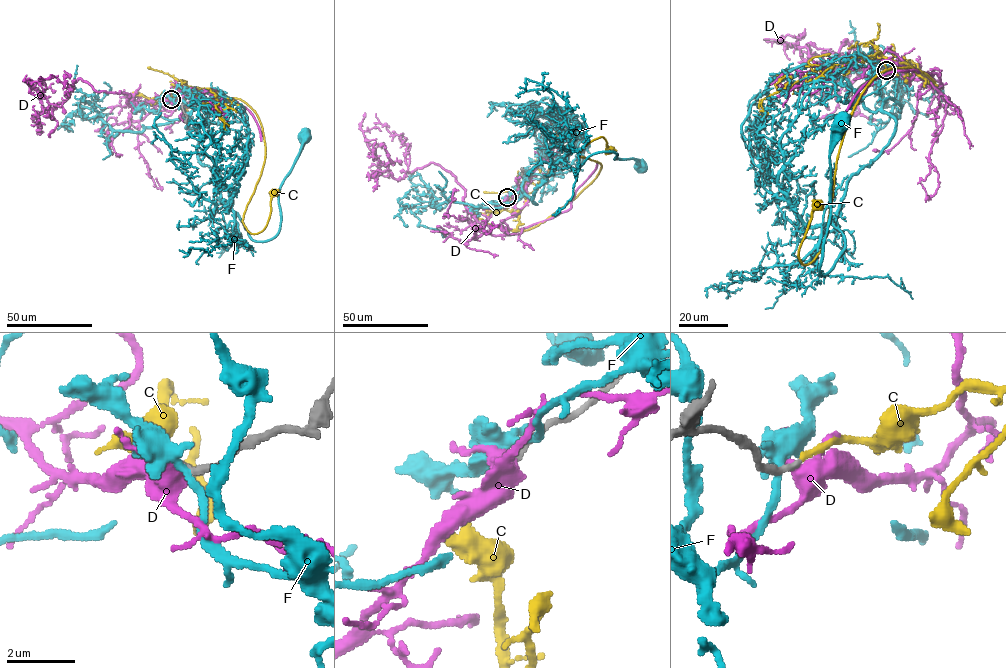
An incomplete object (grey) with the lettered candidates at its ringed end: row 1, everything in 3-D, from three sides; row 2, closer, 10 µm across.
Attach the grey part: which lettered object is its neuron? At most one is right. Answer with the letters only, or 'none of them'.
C

